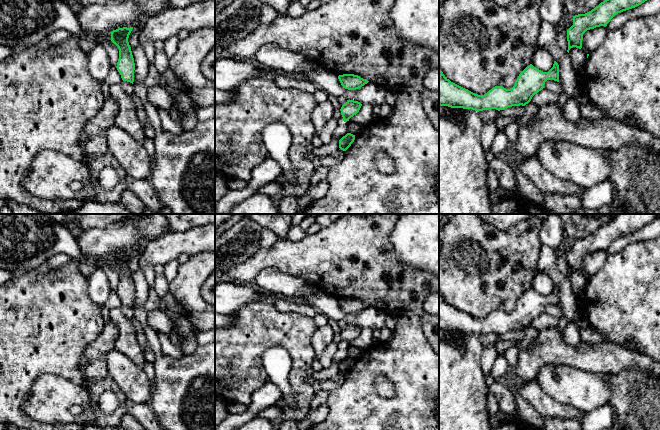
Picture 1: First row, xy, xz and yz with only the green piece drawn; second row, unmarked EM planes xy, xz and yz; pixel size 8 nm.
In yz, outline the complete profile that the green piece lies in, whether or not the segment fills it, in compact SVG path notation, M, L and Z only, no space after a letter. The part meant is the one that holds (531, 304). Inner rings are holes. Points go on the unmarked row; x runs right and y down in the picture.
M556 285L548 296L543 296L530 288L519 298L511 313L495 310L484 319L478 319L451 306L439 292L439 329L472 333L477 336L525 330L544 312L547 304L559 306L559 289Z

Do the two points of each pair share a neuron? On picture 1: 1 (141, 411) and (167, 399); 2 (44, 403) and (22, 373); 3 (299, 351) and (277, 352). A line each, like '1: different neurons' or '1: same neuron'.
1: different neurons
2: different neurons
3: different neurons

